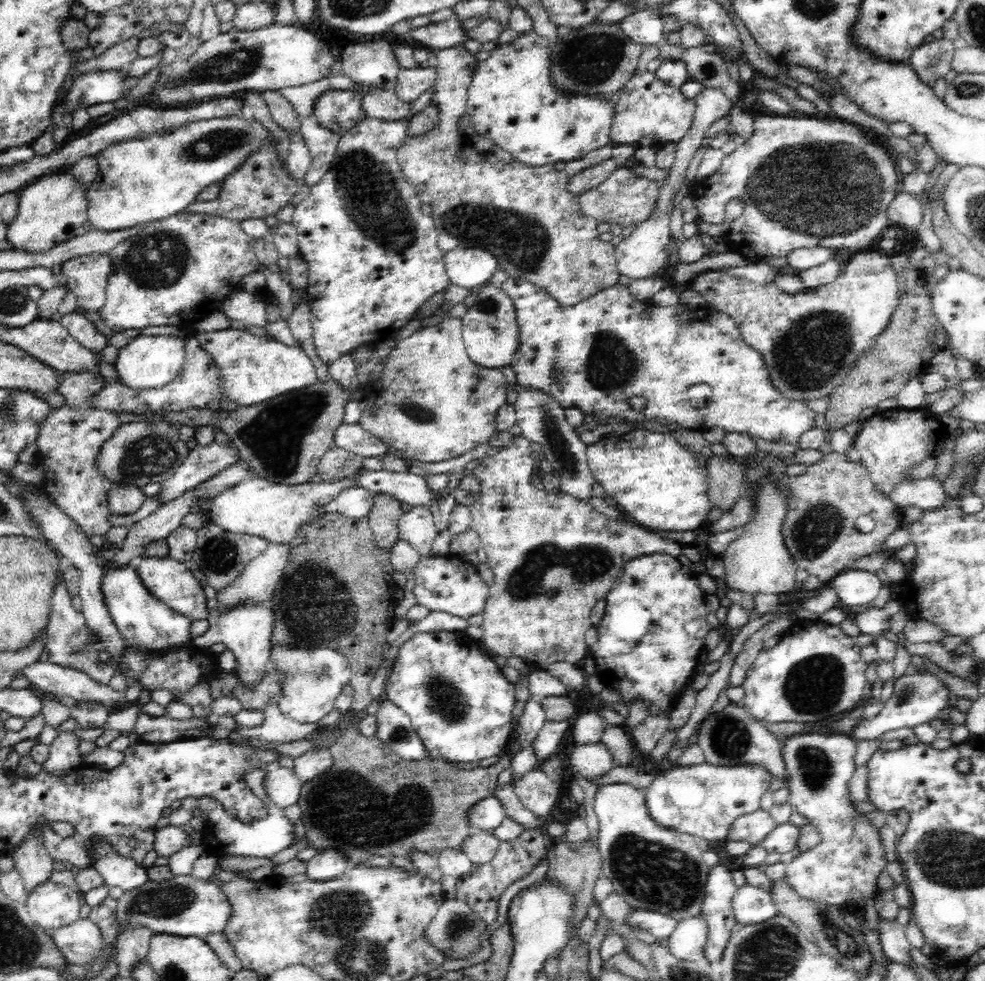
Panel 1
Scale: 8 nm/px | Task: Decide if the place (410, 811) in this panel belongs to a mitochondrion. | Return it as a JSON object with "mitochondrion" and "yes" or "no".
{"mitochondrion":"yes"}

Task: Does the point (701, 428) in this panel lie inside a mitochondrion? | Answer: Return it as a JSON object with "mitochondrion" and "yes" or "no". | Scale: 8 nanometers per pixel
{"mitochondrion":"no"}

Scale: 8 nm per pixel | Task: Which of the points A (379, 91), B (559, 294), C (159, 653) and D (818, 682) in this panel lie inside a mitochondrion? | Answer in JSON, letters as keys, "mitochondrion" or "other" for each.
{"A":"other","B":"other","C":"other","D":"mitochondrion"}

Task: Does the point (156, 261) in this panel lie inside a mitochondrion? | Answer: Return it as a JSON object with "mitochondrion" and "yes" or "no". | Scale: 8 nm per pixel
{"mitochondrion":"yes"}

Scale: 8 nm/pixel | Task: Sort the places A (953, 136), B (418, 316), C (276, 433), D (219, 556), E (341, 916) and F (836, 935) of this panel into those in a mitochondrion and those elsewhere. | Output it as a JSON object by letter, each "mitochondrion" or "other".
{"A":"other","B":"other","C":"mitochondrion","D":"mitochondrion","E":"mitochondrion","F":"mitochondrion"}

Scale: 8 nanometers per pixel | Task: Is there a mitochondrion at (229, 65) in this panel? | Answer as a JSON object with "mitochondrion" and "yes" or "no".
{"mitochondrion":"yes"}

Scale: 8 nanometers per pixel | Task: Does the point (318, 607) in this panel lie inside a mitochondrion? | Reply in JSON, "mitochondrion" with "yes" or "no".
{"mitochondrion":"yes"}

